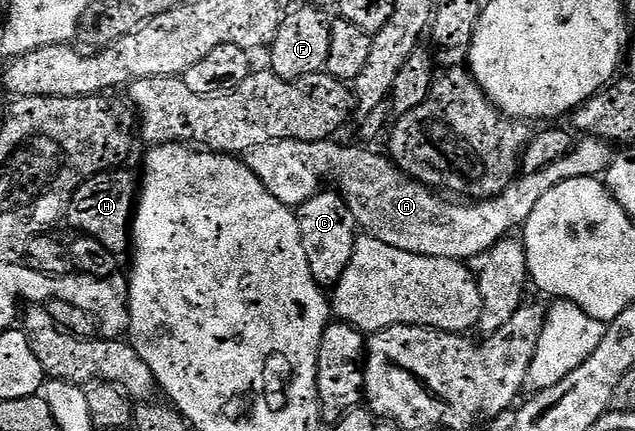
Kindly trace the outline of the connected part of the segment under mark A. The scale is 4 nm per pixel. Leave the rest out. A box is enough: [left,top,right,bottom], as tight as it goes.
[246,136,614,262]

